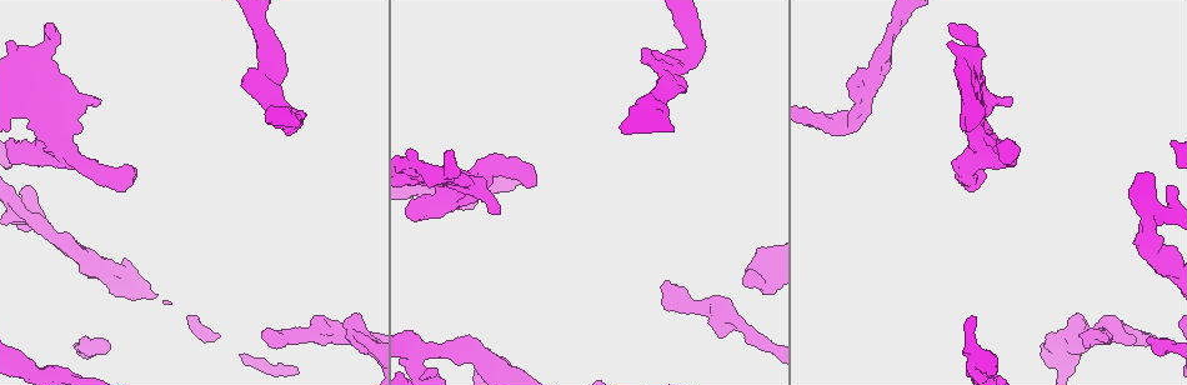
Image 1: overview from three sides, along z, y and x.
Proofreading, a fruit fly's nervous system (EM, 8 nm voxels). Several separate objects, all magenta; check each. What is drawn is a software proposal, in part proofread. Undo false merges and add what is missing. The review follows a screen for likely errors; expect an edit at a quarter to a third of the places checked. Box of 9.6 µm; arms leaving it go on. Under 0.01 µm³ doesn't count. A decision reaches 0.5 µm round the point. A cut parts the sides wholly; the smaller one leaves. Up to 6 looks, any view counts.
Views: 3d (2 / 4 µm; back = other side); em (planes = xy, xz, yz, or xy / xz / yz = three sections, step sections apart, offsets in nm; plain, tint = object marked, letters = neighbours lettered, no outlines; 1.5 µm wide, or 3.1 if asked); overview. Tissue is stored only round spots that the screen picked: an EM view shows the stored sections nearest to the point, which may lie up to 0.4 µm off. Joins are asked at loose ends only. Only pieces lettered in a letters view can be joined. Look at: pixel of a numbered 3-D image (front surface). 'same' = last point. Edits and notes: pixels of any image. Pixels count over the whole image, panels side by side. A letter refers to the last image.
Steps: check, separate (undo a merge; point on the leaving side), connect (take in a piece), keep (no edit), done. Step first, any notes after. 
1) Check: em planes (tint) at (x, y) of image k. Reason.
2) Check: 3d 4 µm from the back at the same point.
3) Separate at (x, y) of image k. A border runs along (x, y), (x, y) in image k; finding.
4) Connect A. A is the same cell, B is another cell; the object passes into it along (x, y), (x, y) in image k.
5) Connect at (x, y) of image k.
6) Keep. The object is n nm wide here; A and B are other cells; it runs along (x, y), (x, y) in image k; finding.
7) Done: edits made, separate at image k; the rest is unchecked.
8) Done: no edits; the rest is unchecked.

Check: em xy step 8 (tint) at (94, 100) of image 1. An open end.

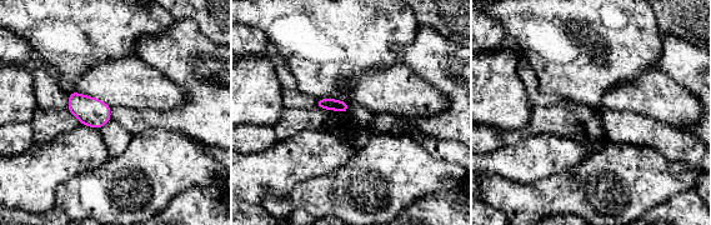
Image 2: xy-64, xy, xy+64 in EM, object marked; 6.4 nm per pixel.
Check: em xy step 8 (letters) at the same point.

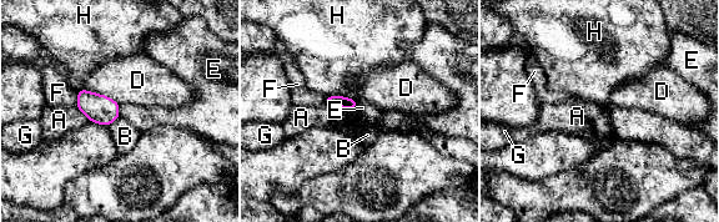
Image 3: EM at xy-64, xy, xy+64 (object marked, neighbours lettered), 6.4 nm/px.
Keep. The object is 190 nm wide here; A, B, D, E, F, G and H are other cells; a border runs along (85, 87), (111, 97), (119, 105) in image 3; none of them fits.

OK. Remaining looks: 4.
Check: em xy step 8 (letters) at (451, 149) of image 1. Free end.

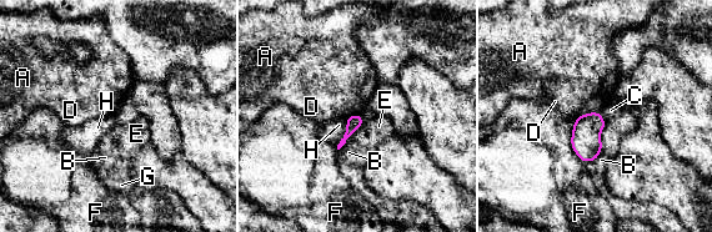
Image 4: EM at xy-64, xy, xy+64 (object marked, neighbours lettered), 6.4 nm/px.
Check: em planes (letters) at the same point. Cut it another way.

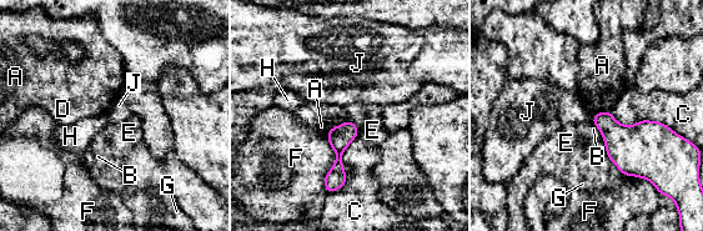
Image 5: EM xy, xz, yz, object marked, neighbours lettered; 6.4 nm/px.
Keep. The object is 140 nm wide here; A, B, C, D, E, F, G, H and J are other cells; it runs along (349, 124), (329, 189) in image 5; no lettered piece goes on from it.

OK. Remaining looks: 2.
Done: no edits; the rest is unchecked.

